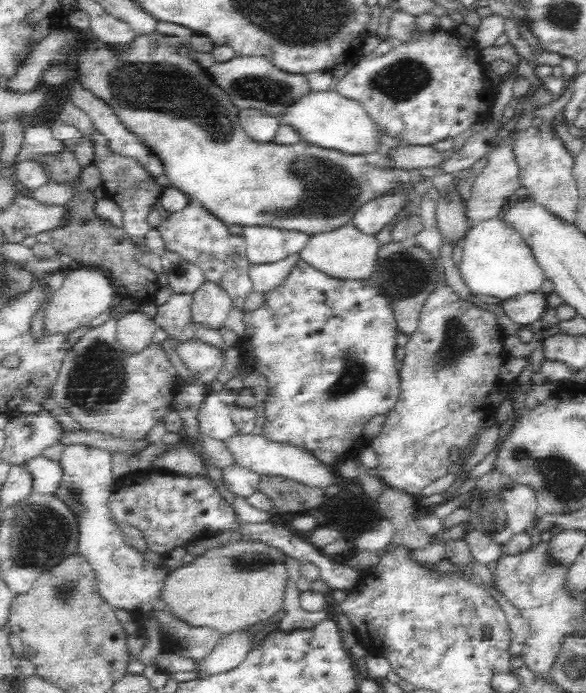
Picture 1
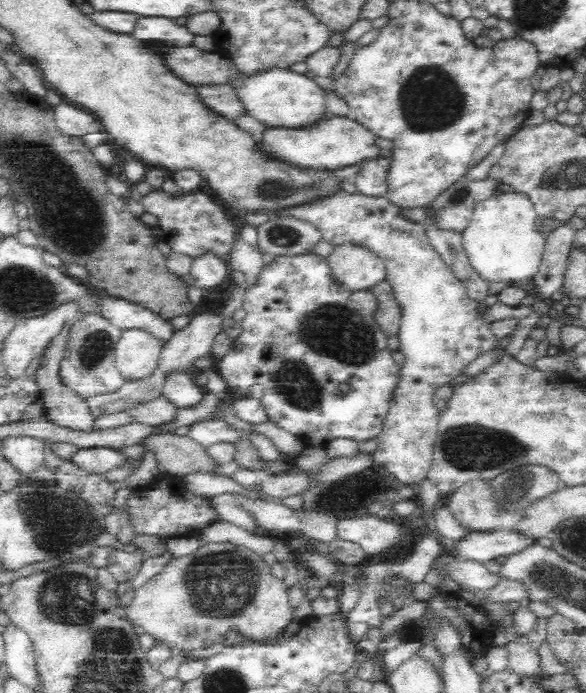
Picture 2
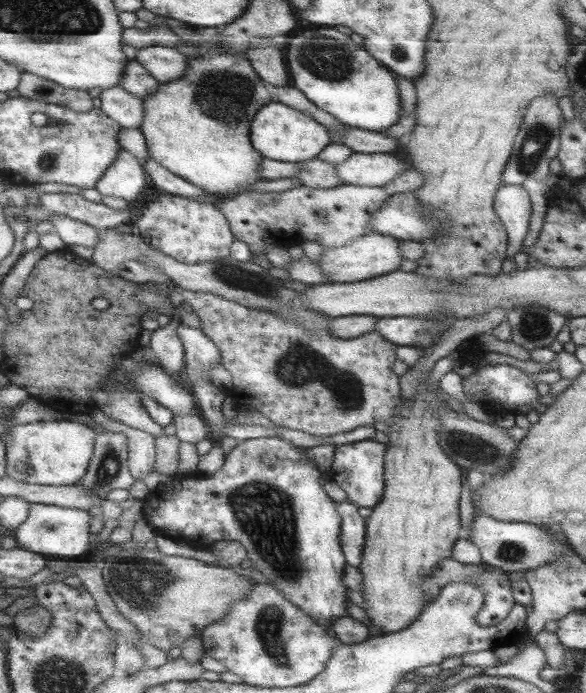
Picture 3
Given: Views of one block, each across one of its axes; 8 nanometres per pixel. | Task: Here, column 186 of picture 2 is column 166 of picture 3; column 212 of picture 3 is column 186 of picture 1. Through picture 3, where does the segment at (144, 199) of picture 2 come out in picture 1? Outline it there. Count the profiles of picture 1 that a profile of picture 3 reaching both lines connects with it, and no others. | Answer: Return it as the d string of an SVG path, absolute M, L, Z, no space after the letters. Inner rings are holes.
M190 201L184 208L170 212L156 226L164 241L165 250L180 255L186 262L195 264L202 270L205 280L210 280L228 291L233 306L244 310L244 302L253 291L253 282L249 278L250 266L245 238L228 231L228 225L208 210L202 203Z

